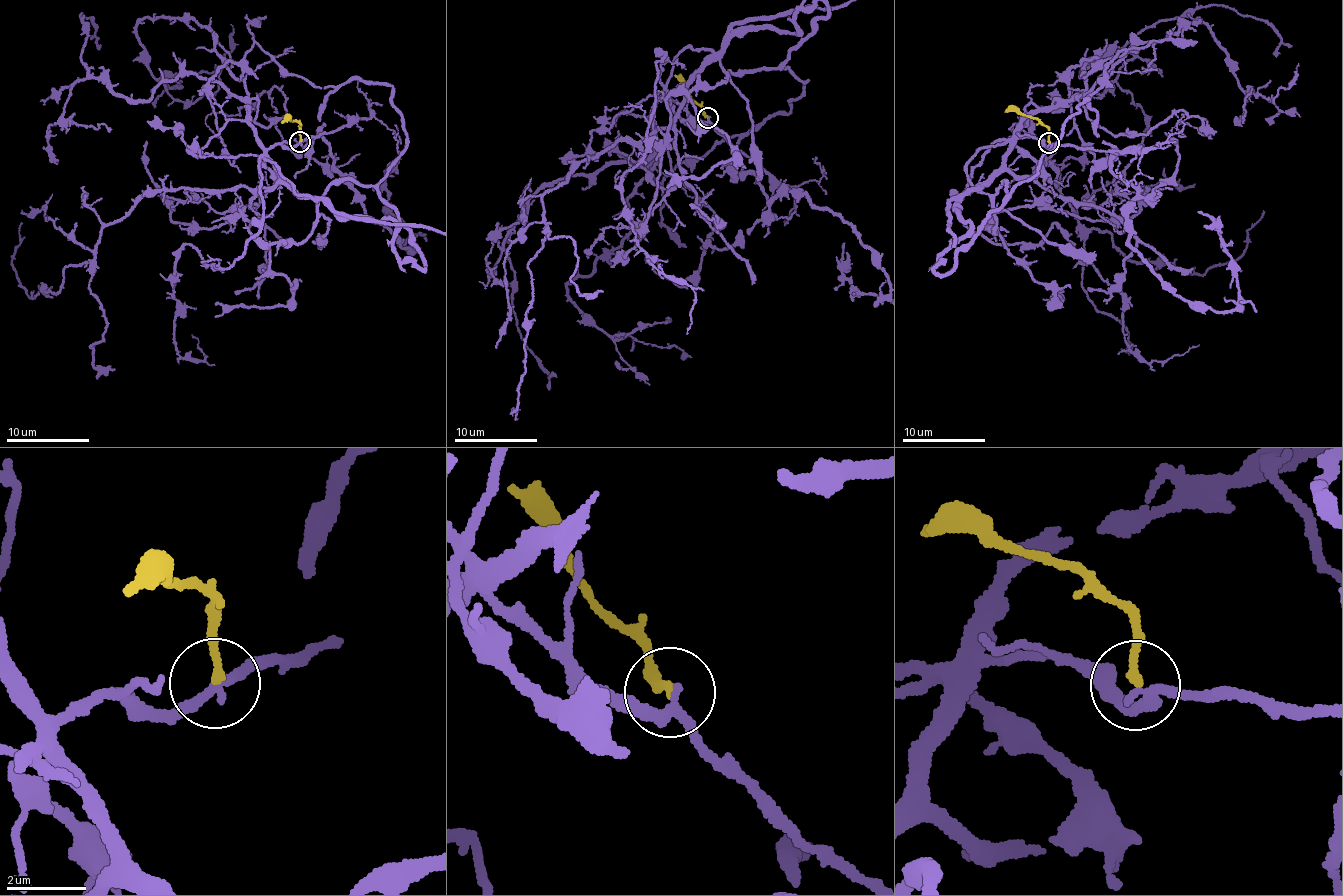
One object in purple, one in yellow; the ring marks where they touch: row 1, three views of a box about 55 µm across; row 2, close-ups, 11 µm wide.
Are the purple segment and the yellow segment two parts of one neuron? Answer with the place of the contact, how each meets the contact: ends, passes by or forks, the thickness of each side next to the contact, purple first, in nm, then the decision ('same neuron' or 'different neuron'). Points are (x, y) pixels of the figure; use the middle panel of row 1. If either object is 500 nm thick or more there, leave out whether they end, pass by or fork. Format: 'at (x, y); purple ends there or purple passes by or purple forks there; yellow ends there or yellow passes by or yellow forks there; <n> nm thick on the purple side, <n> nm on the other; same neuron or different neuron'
at (708, 117); purple passes by; yellow ends there; 240 nm thick on the purple side, 220 nm on the other; different neuron

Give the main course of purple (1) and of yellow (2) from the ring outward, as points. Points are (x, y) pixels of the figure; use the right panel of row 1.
1: (1049, 144), (1023, 136), (965, 190), (951, 249), (1010, 217), (1010, 191), (955, 208)
2: (1049, 142), (1049, 130), (1040, 121), (1004, 110)

